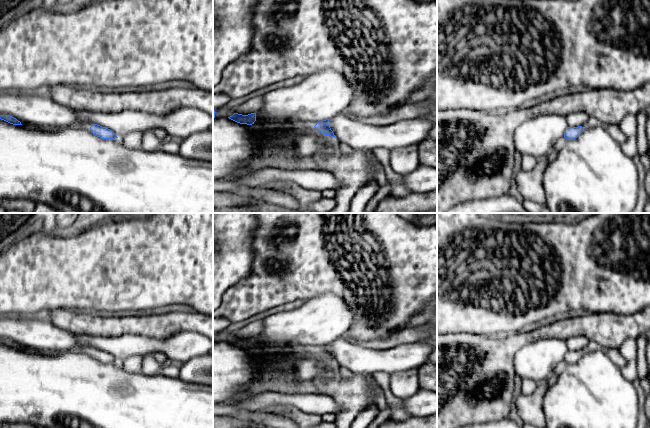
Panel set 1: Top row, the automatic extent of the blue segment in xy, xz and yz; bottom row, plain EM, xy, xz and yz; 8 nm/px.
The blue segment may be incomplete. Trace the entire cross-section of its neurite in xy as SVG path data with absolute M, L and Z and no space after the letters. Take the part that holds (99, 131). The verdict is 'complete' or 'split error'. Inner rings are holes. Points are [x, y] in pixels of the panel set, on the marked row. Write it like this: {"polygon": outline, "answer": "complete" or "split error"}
{"polygon": "M93 124L90 127L90 129L95 136L100 137L102 139L109 140L109 139L118 138L112 130L110 130L106 127L102 127L100 125L97 125L97 124Z", "answer": "complete"}

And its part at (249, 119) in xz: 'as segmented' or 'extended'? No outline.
extended

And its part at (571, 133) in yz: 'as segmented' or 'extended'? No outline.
extended

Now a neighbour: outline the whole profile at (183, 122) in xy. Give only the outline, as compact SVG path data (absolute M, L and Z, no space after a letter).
M184 107L167 115L155 115L140 111L125 110L116 113L77 111L84 124L97 124L112 130L117 137L131 132L144 133L152 129L163 129L170 139L178 141L210 130L213 117L196 108Z

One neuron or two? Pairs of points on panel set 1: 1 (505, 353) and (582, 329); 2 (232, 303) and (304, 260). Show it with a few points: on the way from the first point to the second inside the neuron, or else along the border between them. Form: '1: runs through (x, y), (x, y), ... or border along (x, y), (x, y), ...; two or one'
1: runs through (524, 338), (546, 331), (563, 329); one
2: runs through (250, 294), (266, 280), (282, 280), (287, 275); one

